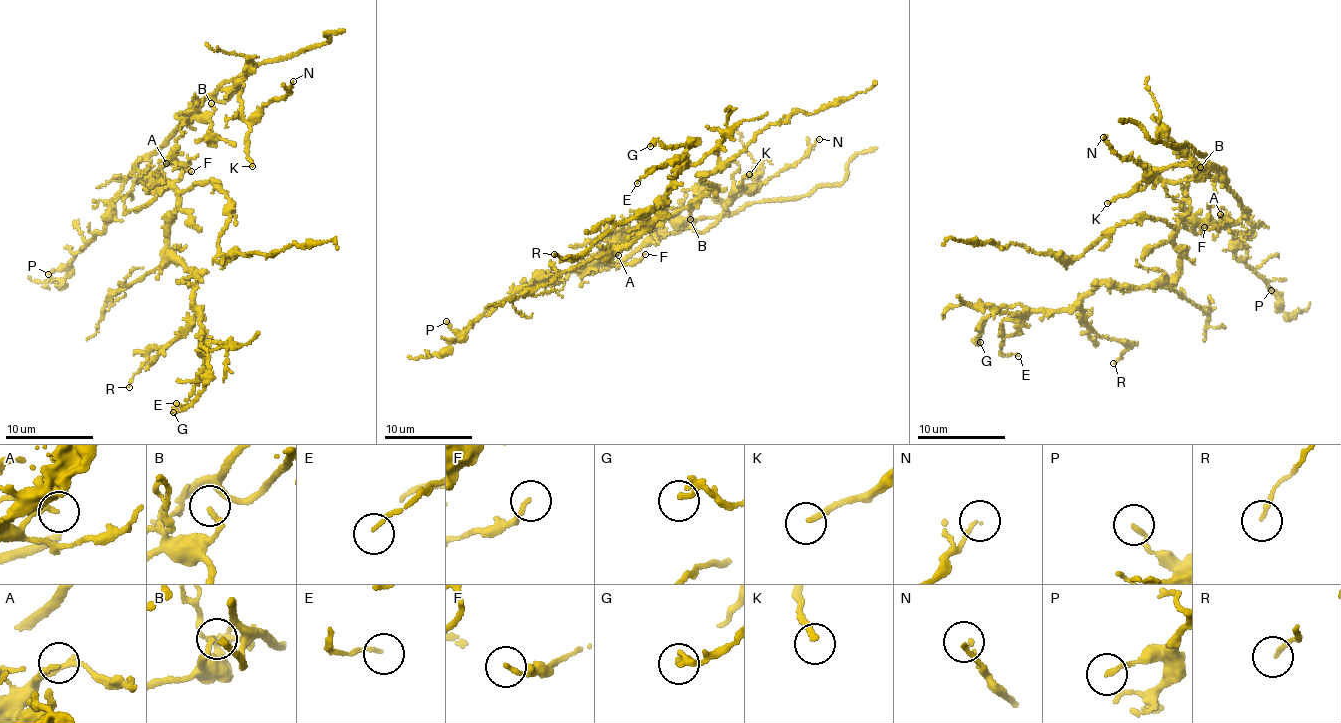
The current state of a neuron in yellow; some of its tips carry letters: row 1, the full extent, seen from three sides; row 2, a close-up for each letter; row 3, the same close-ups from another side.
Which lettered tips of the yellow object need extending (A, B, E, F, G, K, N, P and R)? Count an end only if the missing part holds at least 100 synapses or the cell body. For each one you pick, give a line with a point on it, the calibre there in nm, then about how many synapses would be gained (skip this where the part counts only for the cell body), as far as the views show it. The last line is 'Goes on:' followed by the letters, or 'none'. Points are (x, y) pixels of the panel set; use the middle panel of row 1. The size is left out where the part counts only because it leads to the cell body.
Goes on: none

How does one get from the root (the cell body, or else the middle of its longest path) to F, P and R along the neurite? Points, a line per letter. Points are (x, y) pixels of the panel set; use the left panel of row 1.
F: (159, 184), (155, 176), (167, 164), (175, 164), (191, 171)
P: (159, 184), (138, 171), (131, 174), (112, 202), (104, 231), (77, 253), (73, 261), (48, 274)
R: (159, 184), (169, 184), (177, 198), (166, 253), (195, 275), (195, 321), (170, 345), (149, 352), (129, 387)

